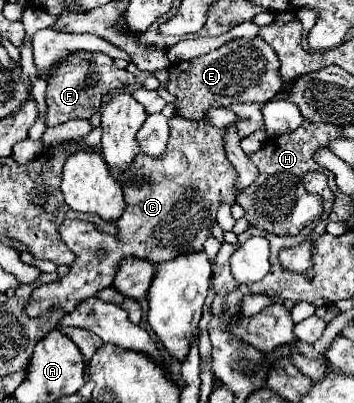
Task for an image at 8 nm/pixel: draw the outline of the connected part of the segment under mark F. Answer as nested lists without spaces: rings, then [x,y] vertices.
[[[73,52],[69,54],[69,58],[65,62],[59,64],[59,68],[53,72],[53,76],[47,80],[47,118],[45,124],[47,126],[57,126],[63,124],[67,120],[73,118],[91,118],[101,102],[105,94],[113,94],[125,86],[135,84],[135,76],[127,70],[119,70],[113,64],[113,58],[109,58],[103,52]]]

